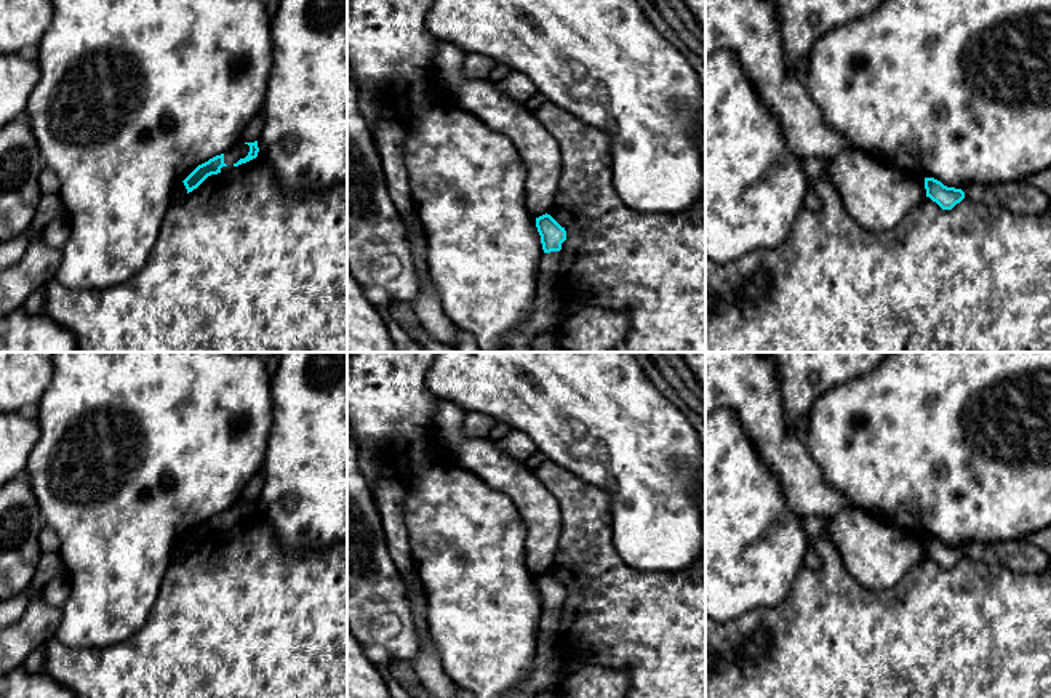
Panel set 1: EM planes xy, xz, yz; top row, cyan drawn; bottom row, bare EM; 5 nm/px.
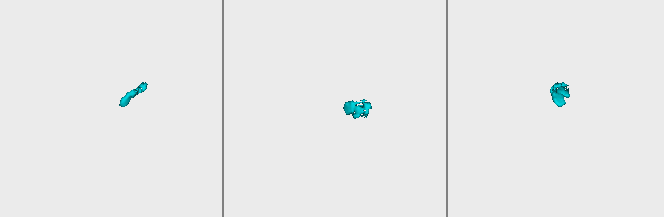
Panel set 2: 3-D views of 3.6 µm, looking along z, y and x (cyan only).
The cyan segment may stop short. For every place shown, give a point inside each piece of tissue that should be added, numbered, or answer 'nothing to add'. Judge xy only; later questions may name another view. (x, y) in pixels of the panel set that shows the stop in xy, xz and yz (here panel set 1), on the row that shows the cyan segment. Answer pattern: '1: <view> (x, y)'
1: xy (239, 151)

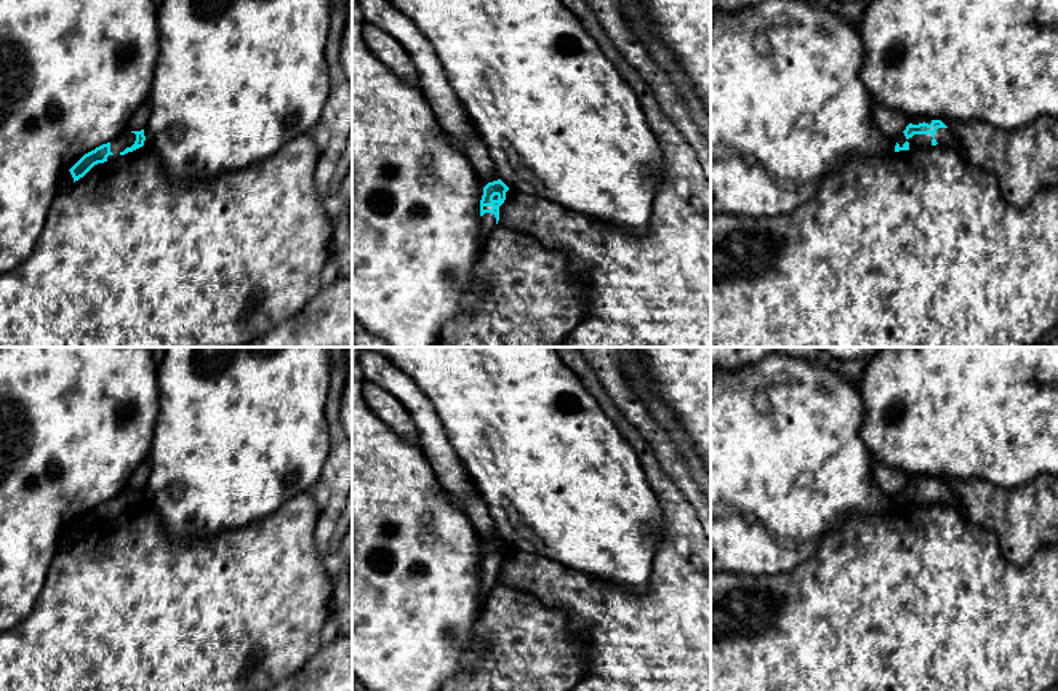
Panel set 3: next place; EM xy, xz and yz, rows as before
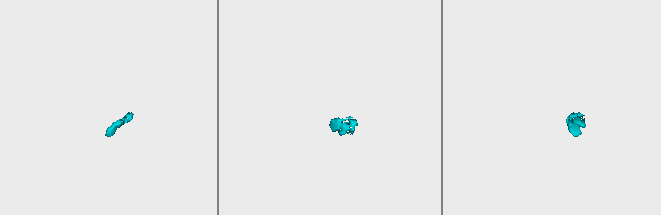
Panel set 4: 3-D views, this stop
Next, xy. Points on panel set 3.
1: xy (125, 139)

